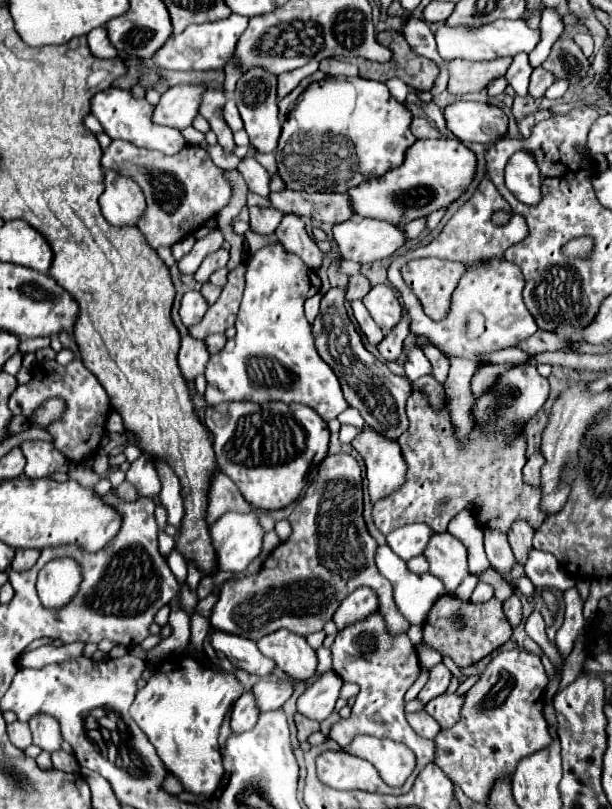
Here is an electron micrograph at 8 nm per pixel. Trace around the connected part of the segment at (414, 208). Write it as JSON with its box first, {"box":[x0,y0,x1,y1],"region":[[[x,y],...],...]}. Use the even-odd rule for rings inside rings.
{"box":[348,139,476,225],"region":[[[424,139],[416,141],[404,157],[404,163],[396,169],[390,169],[382,177],[362,181],[348,191],[350,207],[354,215],[382,219],[392,225],[404,225],[412,219],[430,215],[432,211],[448,207],[456,201],[466,187],[470,185],[476,171],[474,153],[464,147],[458,139]]]}

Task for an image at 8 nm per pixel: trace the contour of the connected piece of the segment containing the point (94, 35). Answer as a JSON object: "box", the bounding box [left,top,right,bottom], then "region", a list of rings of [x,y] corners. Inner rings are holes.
{"box":[88,27,118,57],"region":[[[98,27],[88,33],[88,45],[92,49],[92,55],[98,55],[98,57],[116,57],[118,55],[112,43],[108,41],[104,27]]]}

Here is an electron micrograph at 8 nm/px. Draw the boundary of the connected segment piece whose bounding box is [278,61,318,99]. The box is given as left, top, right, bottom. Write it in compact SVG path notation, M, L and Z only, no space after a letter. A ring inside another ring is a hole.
M310 61L306 67L300 67L300 69L294 69L294 71L288 71L286 75L278 75L278 99L284 99L290 91L294 91L298 87L298 83L316 73L318 71L318 63L316 61Z

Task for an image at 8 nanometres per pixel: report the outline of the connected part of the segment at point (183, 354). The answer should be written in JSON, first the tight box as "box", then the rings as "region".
{"box":[178,335,210,381],"region":[[[190,335],[182,337],[182,347],[178,351],[178,363],[180,363],[182,375],[188,381],[206,371],[208,359],[210,359],[210,353],[202,339],[192,339]]]}

